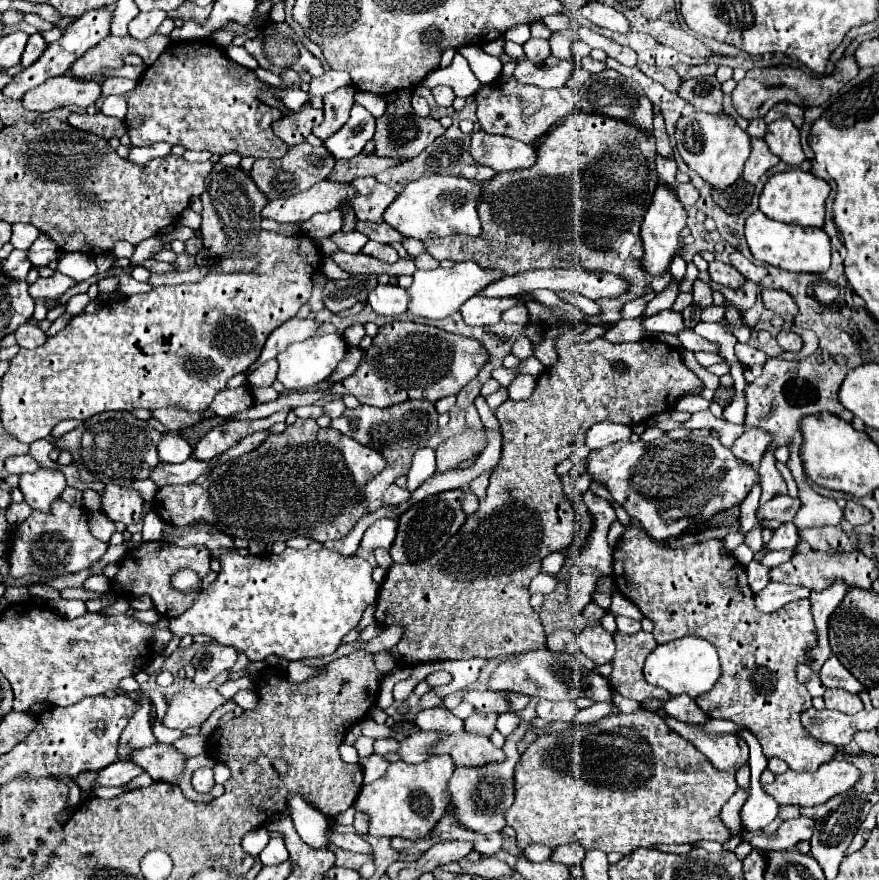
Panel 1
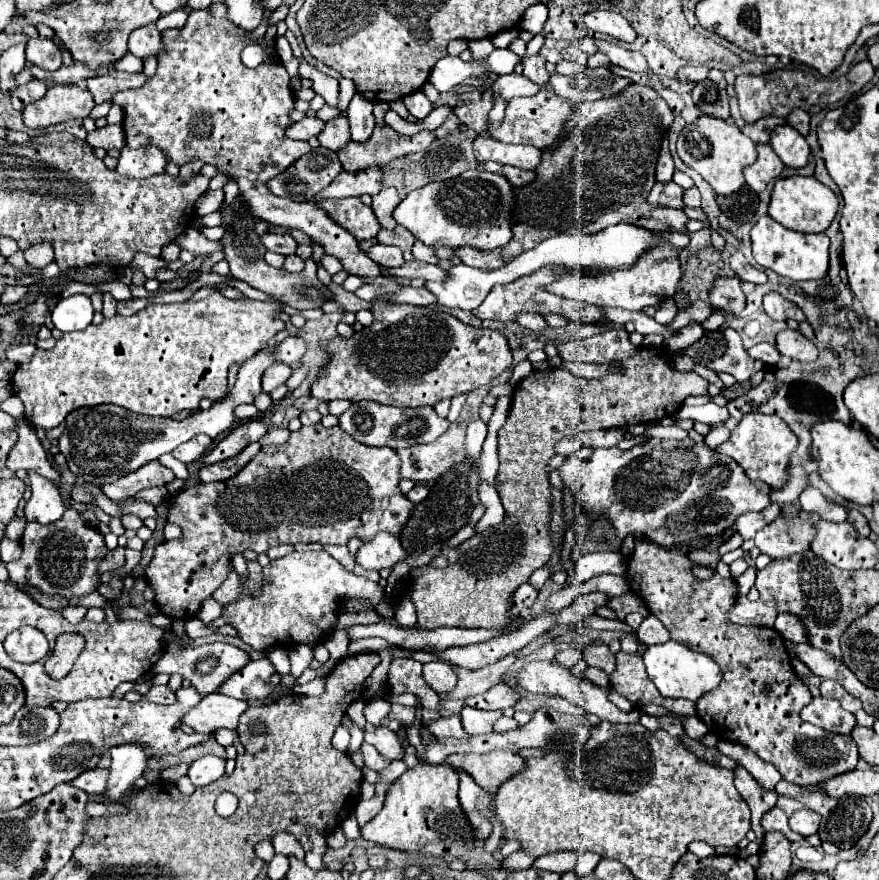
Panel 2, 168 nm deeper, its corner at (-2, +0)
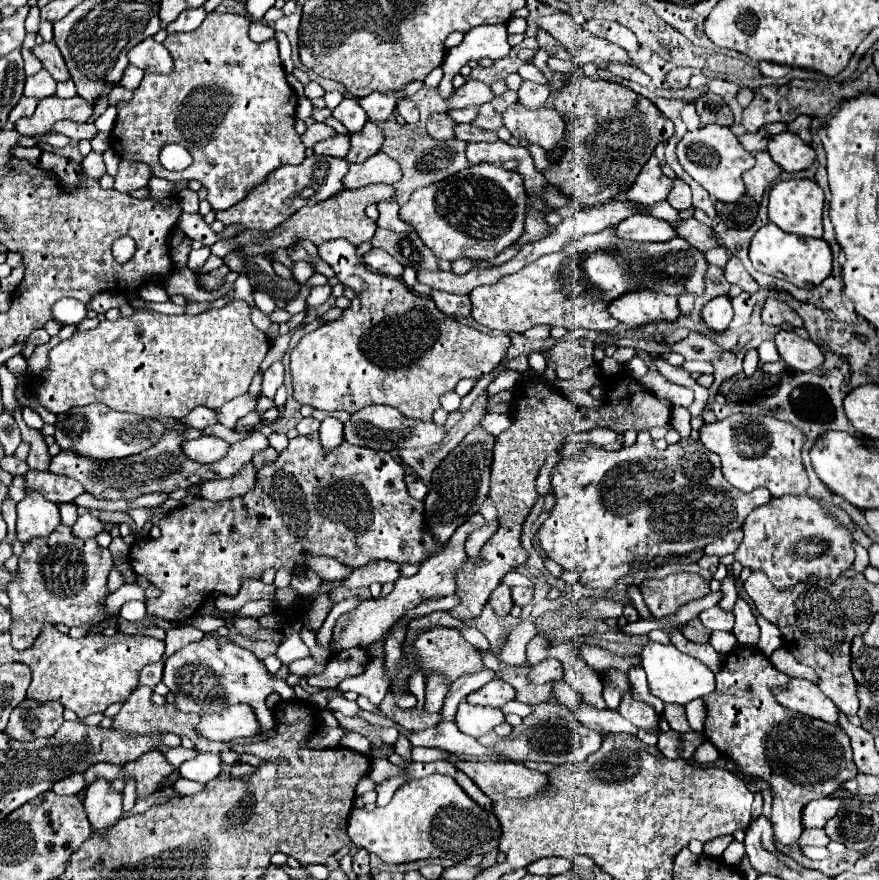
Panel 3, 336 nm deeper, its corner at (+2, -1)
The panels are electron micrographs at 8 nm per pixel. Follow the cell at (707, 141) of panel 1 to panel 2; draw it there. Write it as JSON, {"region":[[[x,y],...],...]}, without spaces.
{"region":[[[702,115],[696,125],[686,125],[678,135],[678,157],[702,175],[702,179],[708,181],[718,195],[732,195],[744,185],[744,167],[756,161],[756,145],[732,121]]]}

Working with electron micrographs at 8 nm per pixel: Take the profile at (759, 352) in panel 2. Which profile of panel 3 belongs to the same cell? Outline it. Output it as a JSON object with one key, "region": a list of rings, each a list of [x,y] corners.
{"region":[[[770,340],[760,344],[760,348],[758,348],[758,354],[760,354],[760,362],[776,362],[776,360],[780,360],[780,356],[778,356],[778,350],[776,350],[774,342],[770,342]]]}

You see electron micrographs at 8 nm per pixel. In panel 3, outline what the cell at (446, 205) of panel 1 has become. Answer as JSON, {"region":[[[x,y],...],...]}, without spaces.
{"region":[[[476,164],[470,166],[442,182],[418,188],[410,200],[400,208],[400,218],[408,222],[420,236],[420,240],[444,260],[456,258],[472,258],[472,260],[490,260],[504,248],[512,246],[524,230],[524,214],[526,214],[526,190],[522,184],[522,176],[518,172],[508,172],[494,164]]]}

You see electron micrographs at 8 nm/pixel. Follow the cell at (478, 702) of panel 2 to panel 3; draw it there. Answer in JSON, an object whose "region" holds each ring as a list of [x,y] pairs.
{"region":[[[494,678],[492,682],[488,682],[486,686],[482,686],[480,690],[472,692],[466,698],[470,704],[476,706],[492,706],[492,708],[502,708],[506,702],[514,700],[514,688],[498,678]]]}

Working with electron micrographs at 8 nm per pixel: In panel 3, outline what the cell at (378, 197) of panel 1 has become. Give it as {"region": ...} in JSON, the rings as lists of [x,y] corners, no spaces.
{"region":[[[384,200],[384,202],[380,202],[380,204],[378,204],[378,212],[380,212],[380,216],[378,216],[378,222],[376,222],[376,224],[382,226],[382,228],[386,228],[386,230],[410,232],[410,230],[412,230],[410,224],[404,224],[404,222],[400,220],[398,210],[400,210],[400,206],[398,206],[396,202],[392,202],[392,200]]]}

